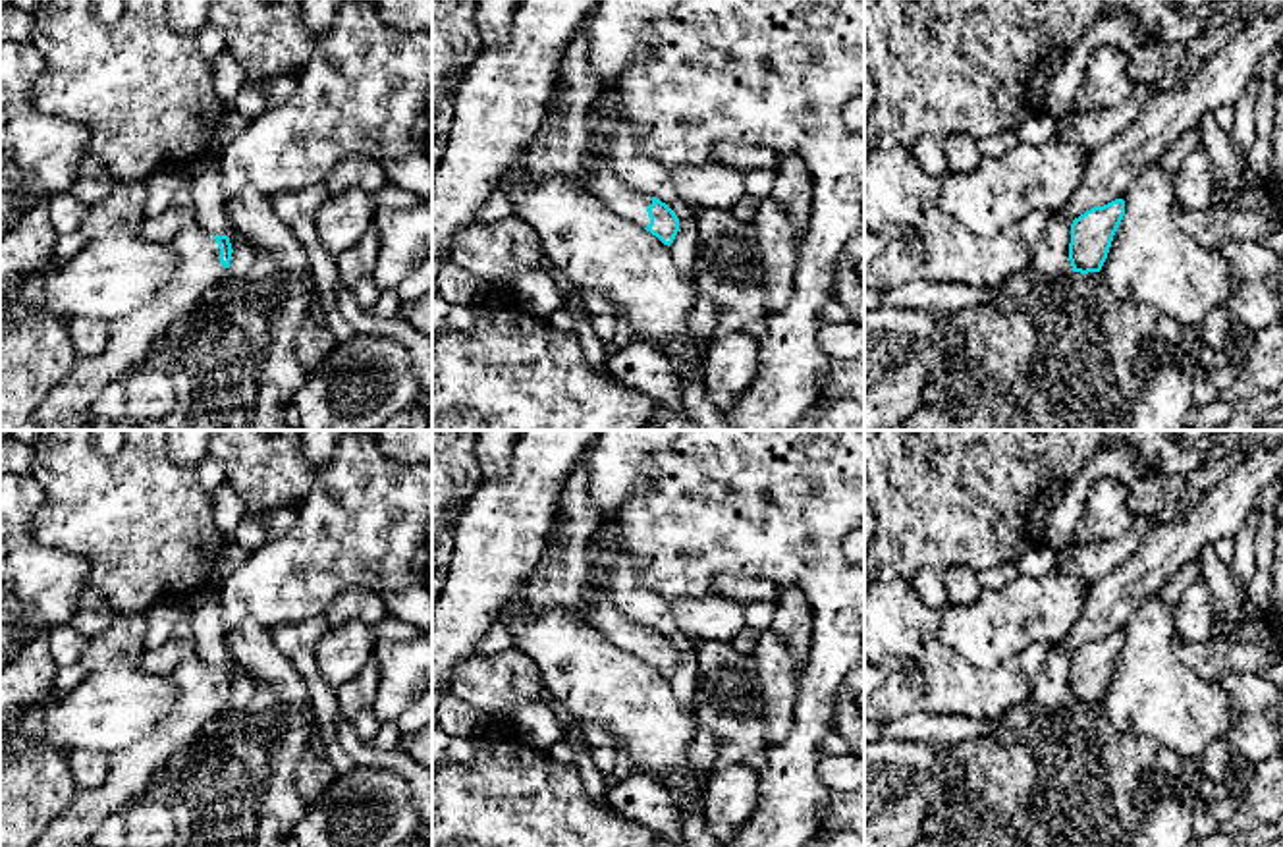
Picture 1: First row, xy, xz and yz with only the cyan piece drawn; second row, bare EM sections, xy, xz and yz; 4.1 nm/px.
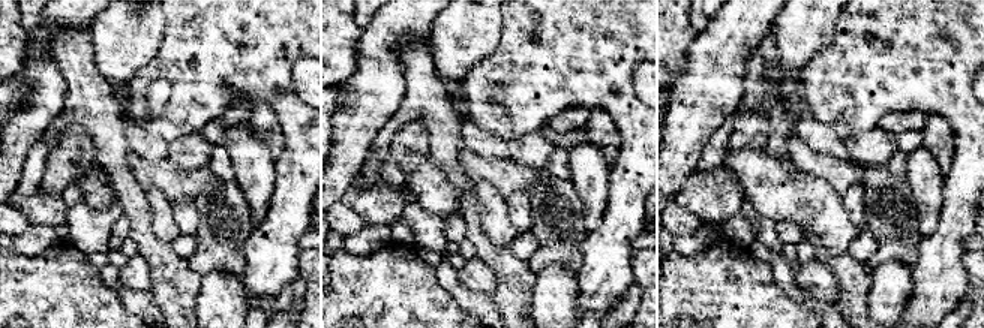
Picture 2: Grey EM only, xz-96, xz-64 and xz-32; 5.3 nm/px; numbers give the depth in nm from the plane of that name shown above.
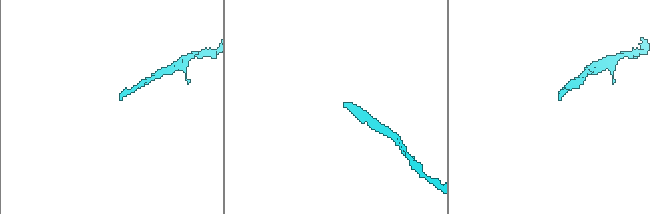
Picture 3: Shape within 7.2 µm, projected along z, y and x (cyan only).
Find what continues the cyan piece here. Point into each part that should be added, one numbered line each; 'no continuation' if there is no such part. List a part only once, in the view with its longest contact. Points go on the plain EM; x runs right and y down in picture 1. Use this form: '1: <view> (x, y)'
1: xy (197, 701)

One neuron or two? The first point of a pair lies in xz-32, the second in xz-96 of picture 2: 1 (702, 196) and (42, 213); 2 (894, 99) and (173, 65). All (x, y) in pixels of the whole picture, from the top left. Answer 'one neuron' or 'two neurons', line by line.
1: one neuron
2: one neuron

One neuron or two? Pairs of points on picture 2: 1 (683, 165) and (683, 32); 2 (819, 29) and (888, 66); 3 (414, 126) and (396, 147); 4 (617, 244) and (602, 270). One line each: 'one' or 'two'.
1: two
2: two
3: one
4: one

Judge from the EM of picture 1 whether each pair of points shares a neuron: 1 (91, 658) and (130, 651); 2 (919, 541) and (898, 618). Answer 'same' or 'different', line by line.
1: same
2: different

